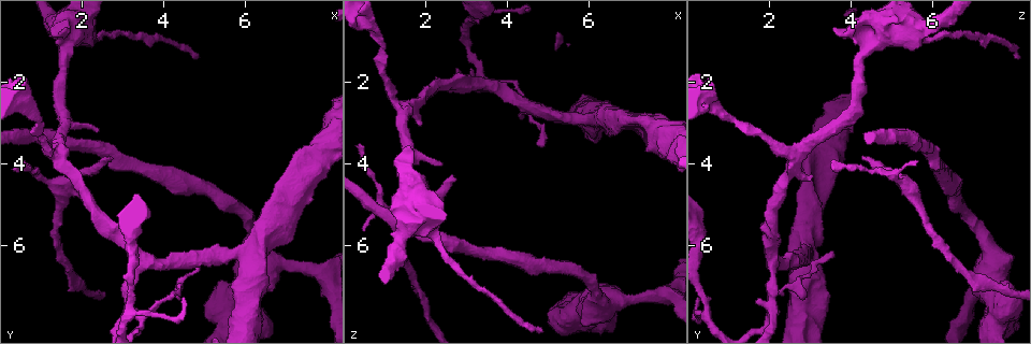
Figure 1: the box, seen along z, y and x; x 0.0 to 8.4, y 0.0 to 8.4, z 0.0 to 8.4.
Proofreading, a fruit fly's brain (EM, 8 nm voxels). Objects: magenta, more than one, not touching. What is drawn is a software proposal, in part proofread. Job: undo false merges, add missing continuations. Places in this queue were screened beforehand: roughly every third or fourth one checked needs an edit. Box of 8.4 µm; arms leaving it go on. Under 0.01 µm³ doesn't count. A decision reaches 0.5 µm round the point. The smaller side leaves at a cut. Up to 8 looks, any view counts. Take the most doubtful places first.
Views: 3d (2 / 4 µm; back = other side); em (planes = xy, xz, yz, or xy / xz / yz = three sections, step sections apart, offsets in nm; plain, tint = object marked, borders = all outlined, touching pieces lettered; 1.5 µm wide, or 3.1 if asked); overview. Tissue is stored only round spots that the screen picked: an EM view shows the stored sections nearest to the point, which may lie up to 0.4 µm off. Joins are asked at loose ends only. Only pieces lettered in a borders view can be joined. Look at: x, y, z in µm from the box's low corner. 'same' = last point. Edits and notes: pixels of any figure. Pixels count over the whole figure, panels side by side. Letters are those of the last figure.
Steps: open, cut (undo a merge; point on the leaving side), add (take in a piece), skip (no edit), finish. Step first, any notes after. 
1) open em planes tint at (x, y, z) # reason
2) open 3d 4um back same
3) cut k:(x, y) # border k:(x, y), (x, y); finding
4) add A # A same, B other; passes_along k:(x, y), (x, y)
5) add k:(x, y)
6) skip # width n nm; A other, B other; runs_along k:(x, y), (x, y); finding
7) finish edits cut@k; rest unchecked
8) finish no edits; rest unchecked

open 3d 4um at (2.60, 3.85, 4.25) # branch stops here

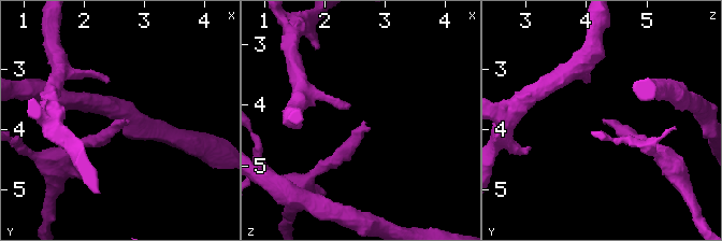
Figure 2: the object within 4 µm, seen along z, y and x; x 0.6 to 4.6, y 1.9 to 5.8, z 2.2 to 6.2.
open em xy step 8 tint at (2.65, 3.85, 4.25) # shape alone is not enough

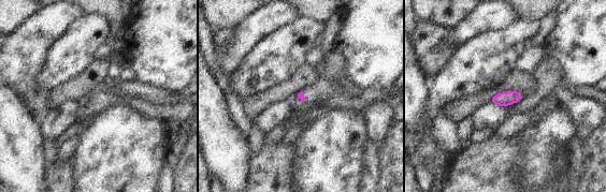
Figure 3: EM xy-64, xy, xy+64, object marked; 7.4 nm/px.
open em yz step 4 borders same # another direction

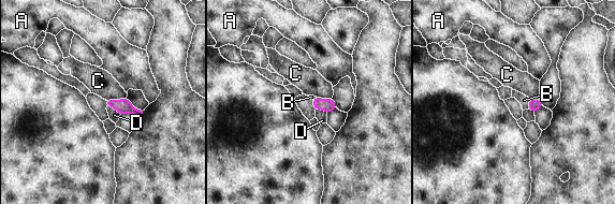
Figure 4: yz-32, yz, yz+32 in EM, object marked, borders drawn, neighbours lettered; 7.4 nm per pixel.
add B # longest_contact C 160 nm; A other, B same, C other, D other; passes_along 4:(533, 105), (529, 104), (524, 100); the neuron continues

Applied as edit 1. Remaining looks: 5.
open overview # redraw

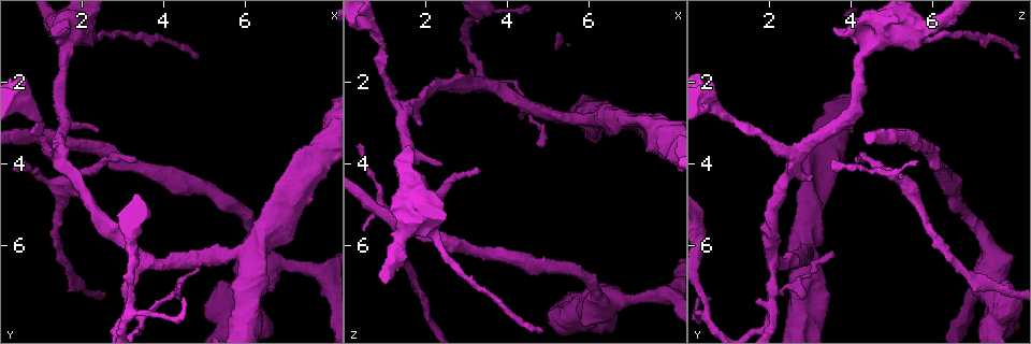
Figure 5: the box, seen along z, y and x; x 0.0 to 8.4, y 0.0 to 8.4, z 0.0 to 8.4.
open em planes borders at (5.00, 7.50, 7.60) # an open end

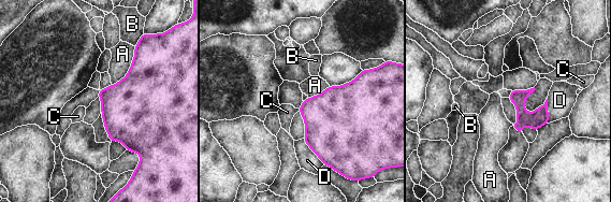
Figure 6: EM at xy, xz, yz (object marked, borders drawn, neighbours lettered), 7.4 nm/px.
skip # A other, B other, C other, D other; border 6:(135, 46), (129, 71), (112, 85); none of them fits

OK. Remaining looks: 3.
open em planes plain at (1.55, 3.75, 2.70) # sharp bend

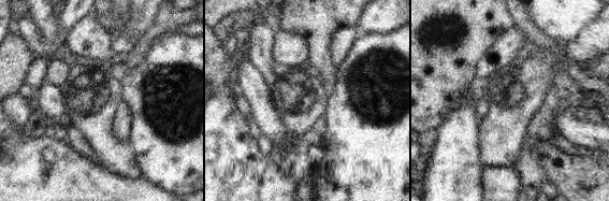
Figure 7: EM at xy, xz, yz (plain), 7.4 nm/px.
open em planes tint same # with the object marked

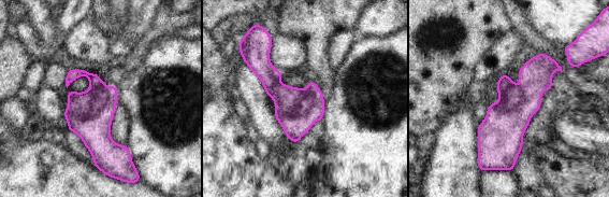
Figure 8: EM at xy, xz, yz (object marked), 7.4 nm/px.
open em planes borders same # what lies round it

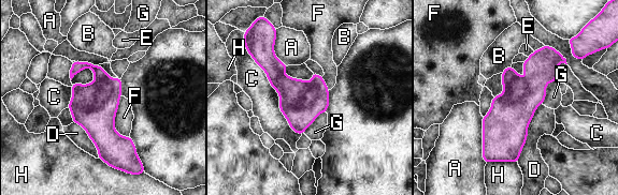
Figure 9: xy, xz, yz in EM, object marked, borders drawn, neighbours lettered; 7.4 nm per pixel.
skip # A other, B other, C other, D other, E other, F other, G other, H other; border 9:(120, 95), (114, 129), (127, 137); one neuron here

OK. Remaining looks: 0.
finish edits add@4; rest unchecked

